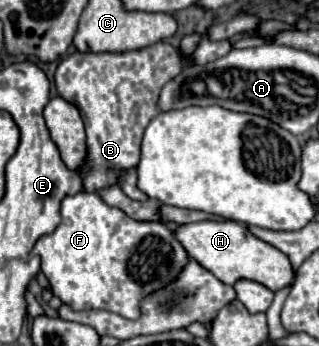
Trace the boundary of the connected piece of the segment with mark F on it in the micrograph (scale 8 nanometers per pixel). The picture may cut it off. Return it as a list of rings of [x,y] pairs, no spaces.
[[[78,193],[78,195],[72,195],[72,197],[66,197],[62,201],[62,221],[60,225],[56,227],[56,231],[52,235],[44,235],[36,241],[34,245],[34,253],[38,253],[42,257],[42,273],[48,277],[50,281],[50,289],[56,297],[62,299],[64,305],[70,305],[74,311],[84,311],[84,309],[104,309],[104,311],[112,311],[112,313],[118,313],[126,319],[138,319],[140,317],[140,301],[146,297],[146,295],[152,295],[154,291],[158,289],[164,289],[166,285],[170,285],[182,271],[182,267],[186,267],[188,263],[188,253],[186,249],[180,245],[180,241],[174,237],[174,233],[160,221],[136,221],[136,219],[130,219],[124,211],[120,211],[118,207],[110,207],[106,203],[102,203],[102,199],[98,199],[96,193]]]

